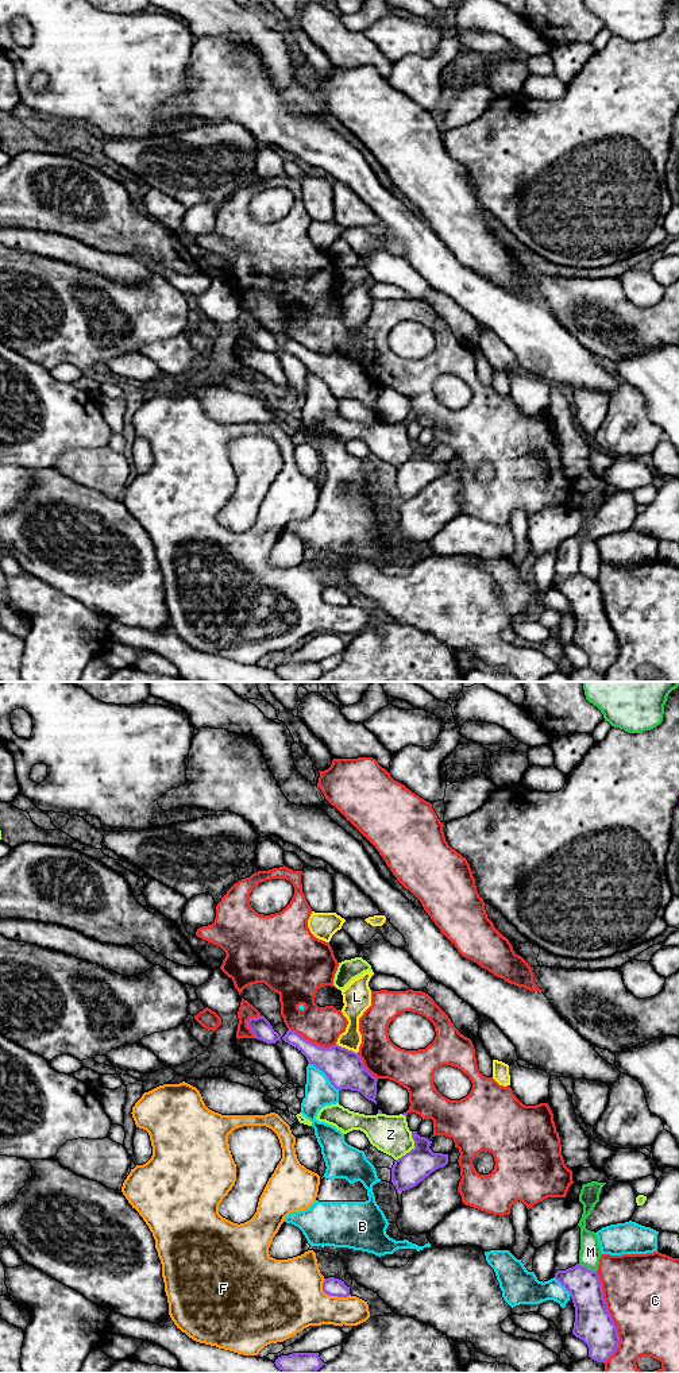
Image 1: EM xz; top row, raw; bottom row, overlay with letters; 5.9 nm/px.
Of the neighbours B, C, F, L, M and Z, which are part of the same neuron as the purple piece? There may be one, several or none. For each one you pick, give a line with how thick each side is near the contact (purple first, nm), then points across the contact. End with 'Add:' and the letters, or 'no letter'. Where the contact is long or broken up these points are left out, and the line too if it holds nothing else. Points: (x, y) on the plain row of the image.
Add: no letter

